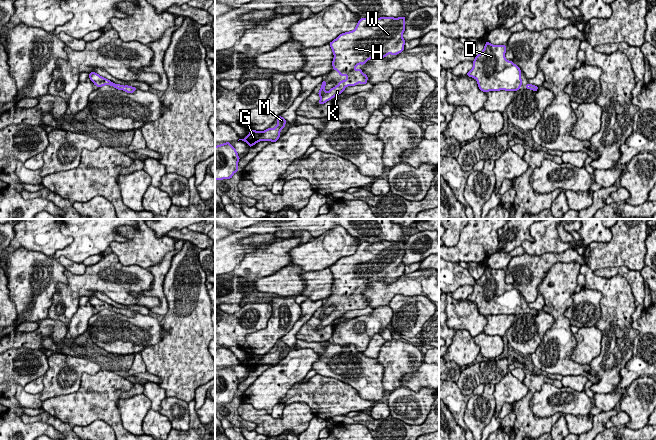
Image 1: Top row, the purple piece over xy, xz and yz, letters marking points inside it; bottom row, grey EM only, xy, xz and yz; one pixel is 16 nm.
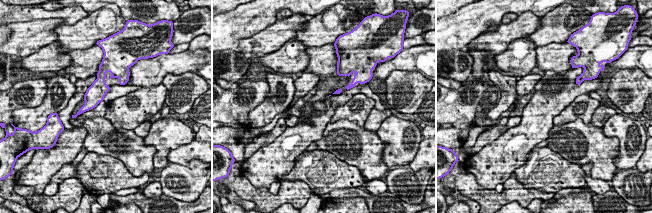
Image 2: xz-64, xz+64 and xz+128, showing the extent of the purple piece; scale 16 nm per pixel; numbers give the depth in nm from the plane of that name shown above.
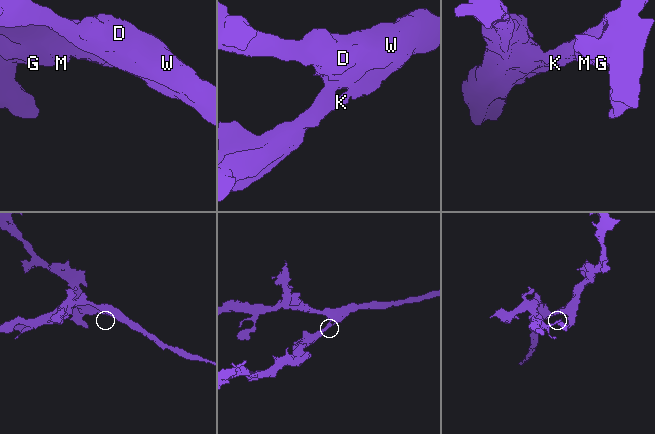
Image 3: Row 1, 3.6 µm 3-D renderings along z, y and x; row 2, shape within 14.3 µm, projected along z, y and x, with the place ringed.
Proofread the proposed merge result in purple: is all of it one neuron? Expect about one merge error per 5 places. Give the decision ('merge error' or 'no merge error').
no merge error

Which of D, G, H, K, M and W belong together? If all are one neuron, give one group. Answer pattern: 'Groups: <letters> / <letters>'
Groups: D G H K M W

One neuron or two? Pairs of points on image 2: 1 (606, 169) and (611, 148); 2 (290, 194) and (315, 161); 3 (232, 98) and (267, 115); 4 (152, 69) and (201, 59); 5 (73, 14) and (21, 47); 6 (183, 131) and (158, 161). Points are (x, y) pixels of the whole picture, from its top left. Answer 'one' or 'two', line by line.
1: one
2: two
3: two
4: one
5: two
6: one

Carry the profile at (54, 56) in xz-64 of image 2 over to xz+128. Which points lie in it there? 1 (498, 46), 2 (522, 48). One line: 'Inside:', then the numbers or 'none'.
Inside: 2

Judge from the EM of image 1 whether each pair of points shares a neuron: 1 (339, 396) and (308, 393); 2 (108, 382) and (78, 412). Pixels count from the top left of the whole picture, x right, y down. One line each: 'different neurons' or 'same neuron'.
1: same neuron
2: same neuron

